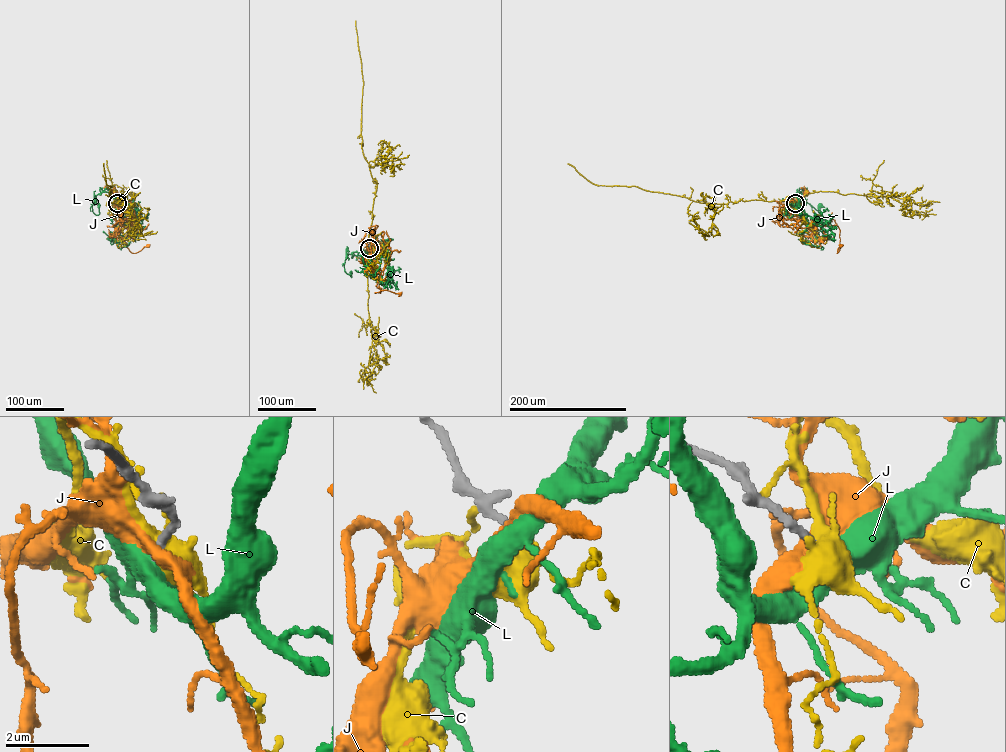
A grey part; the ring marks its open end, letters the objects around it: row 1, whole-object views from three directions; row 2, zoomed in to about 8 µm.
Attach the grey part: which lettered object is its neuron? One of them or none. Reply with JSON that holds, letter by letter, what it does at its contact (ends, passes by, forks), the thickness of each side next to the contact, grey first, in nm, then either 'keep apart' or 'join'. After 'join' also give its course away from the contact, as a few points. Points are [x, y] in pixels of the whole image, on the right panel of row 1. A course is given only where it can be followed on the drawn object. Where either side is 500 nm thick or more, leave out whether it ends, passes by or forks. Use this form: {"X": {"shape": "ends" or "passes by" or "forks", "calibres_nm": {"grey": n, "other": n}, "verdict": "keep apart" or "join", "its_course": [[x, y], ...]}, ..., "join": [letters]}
{"C": {"shape": "forks", "calibres_nm": {"grey": 190, "other": 420}, "verdict": "keep apart"}, "J": {"shape": "passes by", "calibres_nm": {"grey": 190, "other": 400}, "verdict": "keep apart"}, "L": {"shape": "forks", "calibres_nm": {"grey": 180, "other": 440}, "verdict": "join", "its_course": [[795, 203], [799, 191], [802, 200], [821, 215], [820, 205]]}, "join": ["L"]}

